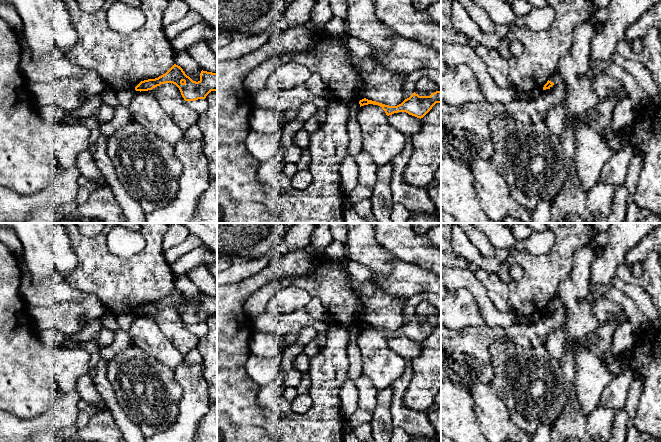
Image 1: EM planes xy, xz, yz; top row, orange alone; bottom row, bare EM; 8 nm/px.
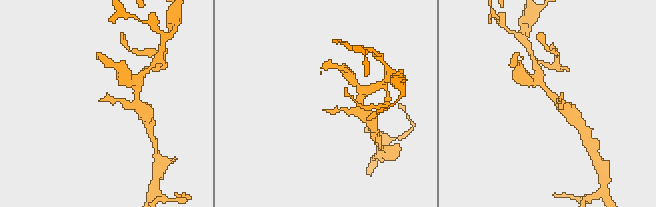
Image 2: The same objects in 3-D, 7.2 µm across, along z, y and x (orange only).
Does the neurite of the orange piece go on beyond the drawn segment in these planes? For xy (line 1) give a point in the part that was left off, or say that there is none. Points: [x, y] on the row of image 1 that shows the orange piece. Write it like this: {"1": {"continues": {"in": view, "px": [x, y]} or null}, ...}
{"1": {"continues": null}}

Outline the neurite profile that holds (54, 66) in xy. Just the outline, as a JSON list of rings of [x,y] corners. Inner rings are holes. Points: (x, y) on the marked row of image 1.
[[[21,46],[21,60],[19,68],[28,86],[51,82],[60,78],[74,78],[83,75],[83,68],[71,63],[61,53],[53,52],[45,56],[40,62],[36,62],[27,46]]]

